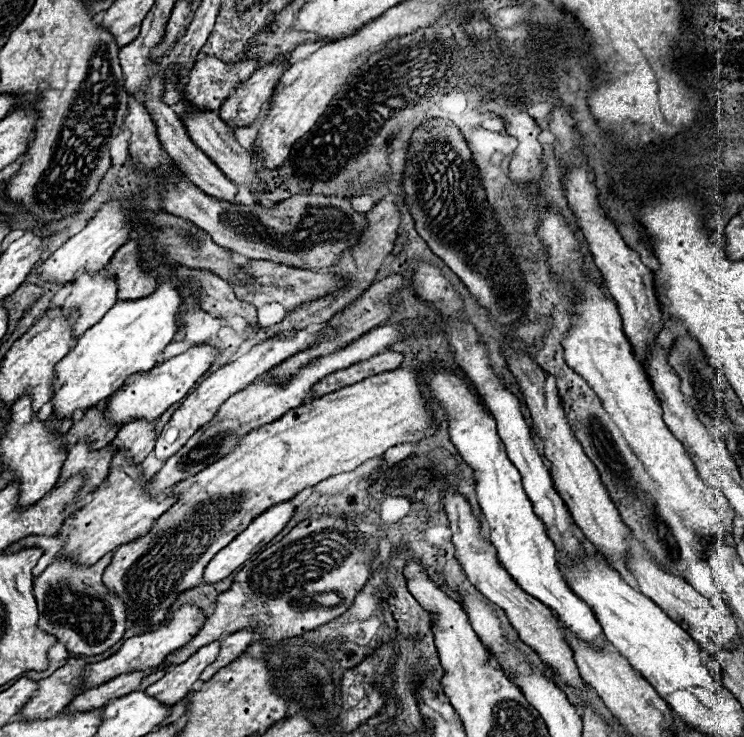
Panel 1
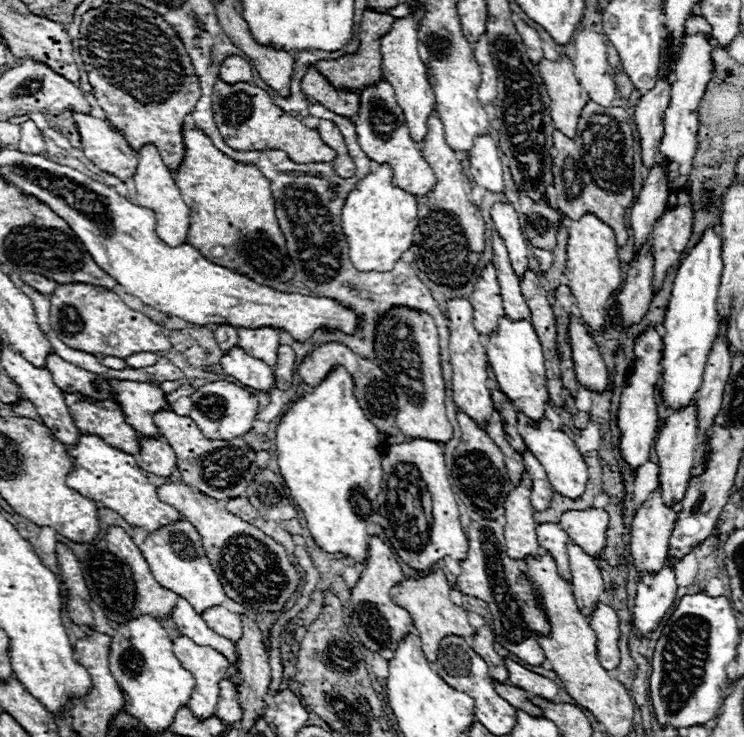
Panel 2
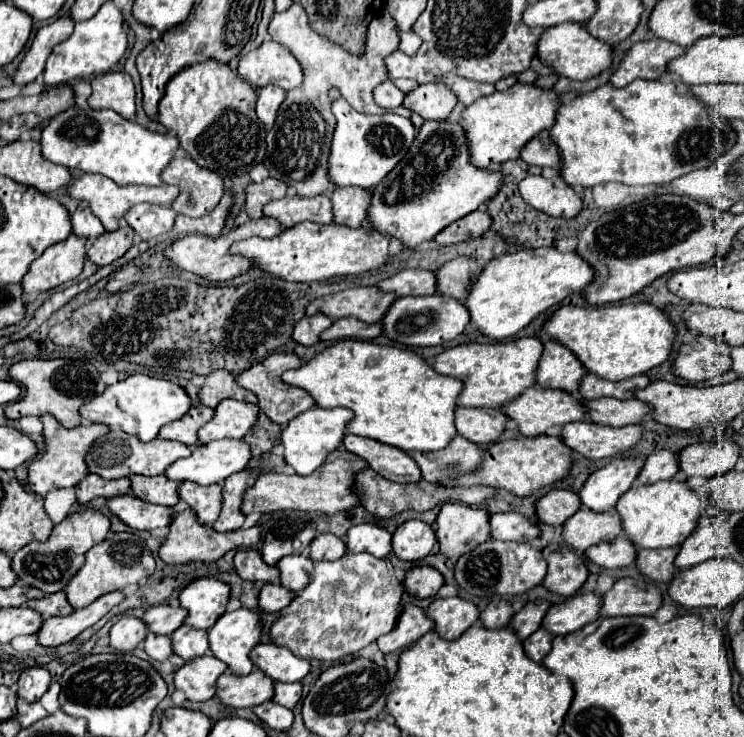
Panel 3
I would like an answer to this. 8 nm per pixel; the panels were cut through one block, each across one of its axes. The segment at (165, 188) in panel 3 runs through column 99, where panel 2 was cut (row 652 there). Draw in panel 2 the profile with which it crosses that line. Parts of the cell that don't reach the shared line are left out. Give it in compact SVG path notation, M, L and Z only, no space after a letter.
M186 636L174 638L174 654L182 666L194 676L196 688L190 698L190 712L204 720L214 716L218 704L218 684L226 678L228 662L214 648L198 646Z

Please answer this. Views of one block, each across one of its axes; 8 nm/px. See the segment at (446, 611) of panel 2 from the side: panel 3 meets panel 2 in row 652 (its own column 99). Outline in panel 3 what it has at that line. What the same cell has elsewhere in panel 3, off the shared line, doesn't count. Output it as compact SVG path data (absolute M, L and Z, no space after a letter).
M50 414L40 416L42 424L44 424L44 454L36 460L30 462L28 466L28 486L34 494L38 496L46 496L50 490L54 488L70 488L76 486L76 482L80 482L80 478L84 478L88 474L88 468L84 466L84 450L88 450L88 446L98 438L104 436L108 432L108 426L100 426L100 424L82 424L76 426L72 430L66 430L64 426L60 426Z

